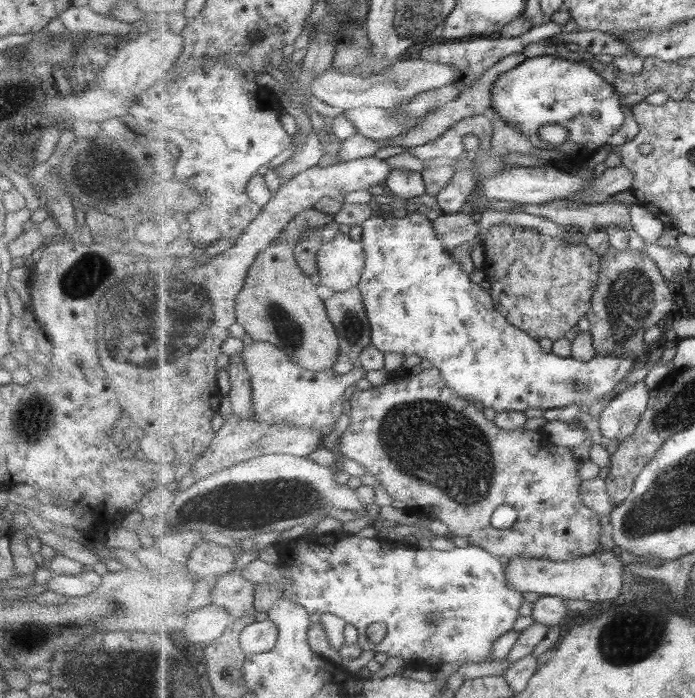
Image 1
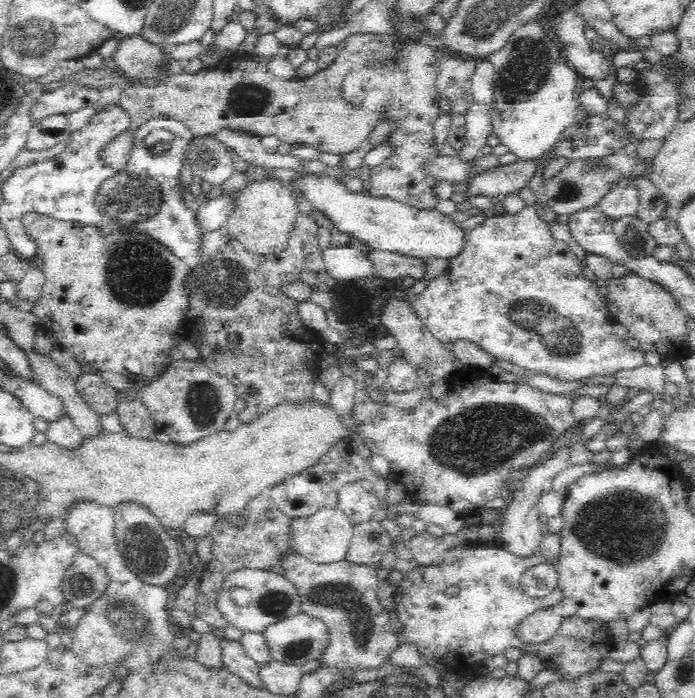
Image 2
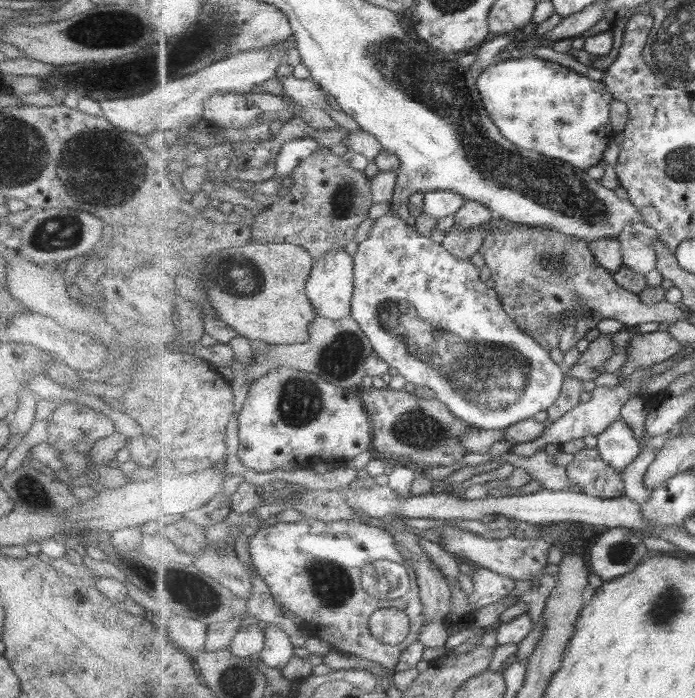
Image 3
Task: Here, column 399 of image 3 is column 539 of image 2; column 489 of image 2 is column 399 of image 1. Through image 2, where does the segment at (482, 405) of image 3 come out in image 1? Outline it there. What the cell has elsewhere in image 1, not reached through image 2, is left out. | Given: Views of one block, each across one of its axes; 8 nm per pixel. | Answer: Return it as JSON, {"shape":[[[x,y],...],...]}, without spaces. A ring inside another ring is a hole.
{"shape":[[[421,209],[402,218],[383,219],[375,215],[360,226],[366,265],[358,287],[372,326],[372,344],[381,352],[417,354],[421,359],[426,358],[433,367],[441,370],[449,387],[461,397],[477,399],[485,407],[492,407],[496,413],[510,410],[524,412],[527,408],[544,411],[569,404],[588,408],[613,392],[627,378],[627,374],[641,363],[639,358],[613,353],[596,355],[590,361],[546,353],[539,346],[539,340],[521,327],[513,326],[496,309],[496,302],[489,290],[483,290],[479,283],[469,278],[461,264],[444,248],[434,221],[429,220]]]}

